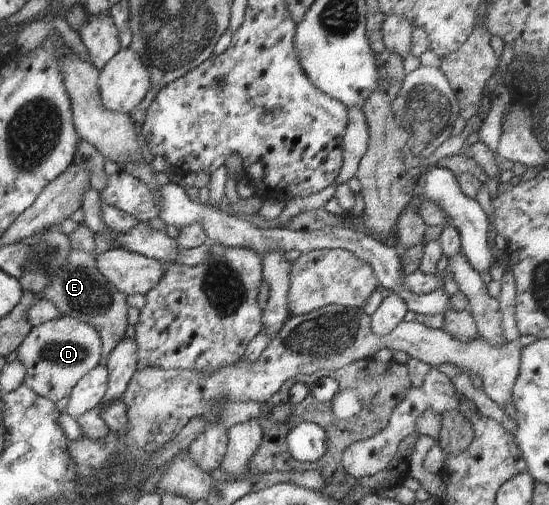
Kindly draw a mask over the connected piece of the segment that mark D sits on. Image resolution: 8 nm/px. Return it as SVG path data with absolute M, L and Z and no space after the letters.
M59 316L33 326L17 348L17 359L26 369L24 384L37 395L56 402L69 397L77 382L94 367L105 365L99 332L73 317Z

